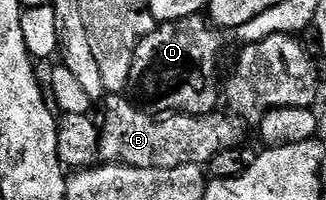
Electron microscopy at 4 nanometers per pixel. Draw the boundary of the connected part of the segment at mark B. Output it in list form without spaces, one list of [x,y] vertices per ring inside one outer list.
[[[110,94],[105,101],[107,112],[102,123],[102,158],[108,164],[123,164],[141,169],[177,169],[183,165],[203,167],[214,161],[218,155],[231,151],[243,143],[244,124],[230,113],[209,115],[177,115],[174,113],[156,117],[140,109],[123,95]]]

